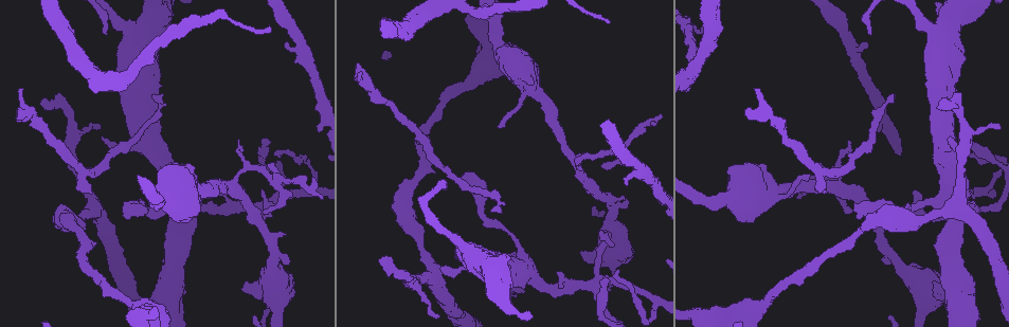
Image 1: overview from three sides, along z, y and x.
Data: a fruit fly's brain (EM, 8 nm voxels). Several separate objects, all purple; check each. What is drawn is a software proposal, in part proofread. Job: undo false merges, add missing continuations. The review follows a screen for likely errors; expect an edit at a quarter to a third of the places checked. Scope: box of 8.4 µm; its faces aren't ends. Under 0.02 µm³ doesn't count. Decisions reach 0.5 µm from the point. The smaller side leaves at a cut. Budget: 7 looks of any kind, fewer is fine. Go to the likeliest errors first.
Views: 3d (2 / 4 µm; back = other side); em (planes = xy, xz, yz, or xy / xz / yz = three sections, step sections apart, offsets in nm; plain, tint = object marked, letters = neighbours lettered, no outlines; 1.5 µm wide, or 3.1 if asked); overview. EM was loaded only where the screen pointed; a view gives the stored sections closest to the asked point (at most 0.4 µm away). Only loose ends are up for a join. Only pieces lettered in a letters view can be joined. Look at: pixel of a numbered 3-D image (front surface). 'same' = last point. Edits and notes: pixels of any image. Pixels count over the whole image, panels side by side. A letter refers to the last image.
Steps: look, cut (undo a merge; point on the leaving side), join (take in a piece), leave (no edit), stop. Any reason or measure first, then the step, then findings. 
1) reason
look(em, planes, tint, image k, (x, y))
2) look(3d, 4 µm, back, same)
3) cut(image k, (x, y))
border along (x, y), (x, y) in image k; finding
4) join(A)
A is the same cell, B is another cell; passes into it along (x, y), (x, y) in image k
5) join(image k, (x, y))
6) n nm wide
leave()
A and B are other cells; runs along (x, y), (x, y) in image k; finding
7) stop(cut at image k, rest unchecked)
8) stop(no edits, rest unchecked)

tapers out
look(3d, 4 µm, image 1, (22, 88))

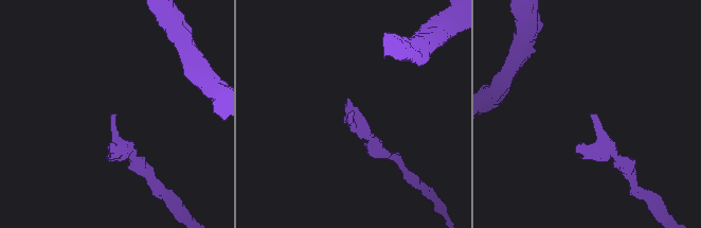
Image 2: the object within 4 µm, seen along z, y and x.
shape alone is not enough
look(em, xz, step 4, letters, image 2, (116, 113))

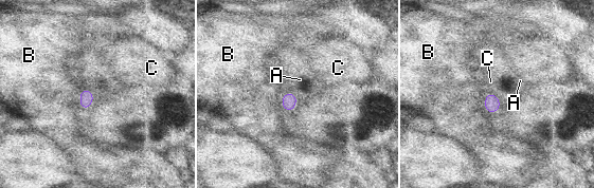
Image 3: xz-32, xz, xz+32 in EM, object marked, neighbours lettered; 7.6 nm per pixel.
leave()
A, B and C are other cells; border along (86, 88), (92, 94) in image 3; no lettered piece goes on from it

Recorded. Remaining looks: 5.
free end
look(3d, 4 µm, back, image 1, (608, 20))

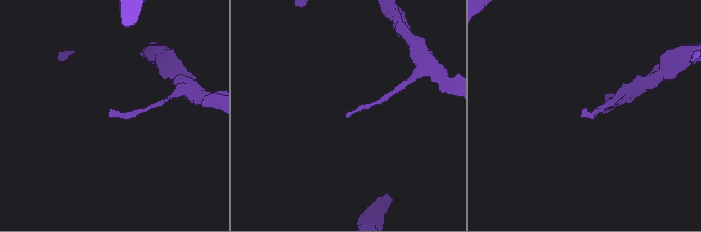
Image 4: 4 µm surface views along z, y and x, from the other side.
shape alone is not enough
look(em, yz, step 8, tint, image 4, (110, 112))

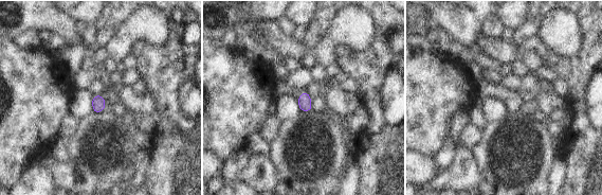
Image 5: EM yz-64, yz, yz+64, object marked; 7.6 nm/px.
cut it another way
look(em, planes, letters, same)

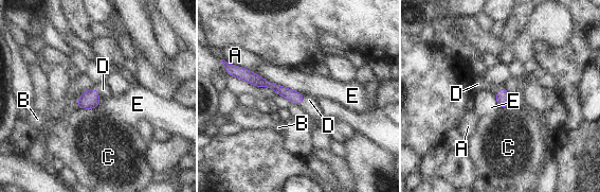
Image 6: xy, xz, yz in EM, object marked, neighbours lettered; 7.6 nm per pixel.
join(D)
D is the same cell, A, B, C and E are other cells; it goes on there

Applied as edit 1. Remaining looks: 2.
look(3d, 2 µm, back, image 1, (857, 216))

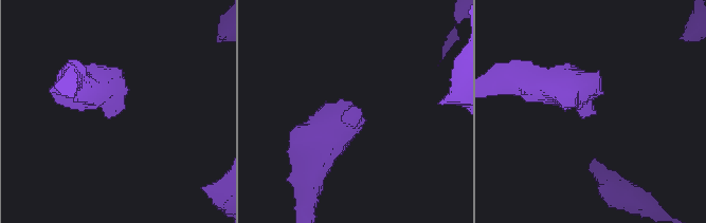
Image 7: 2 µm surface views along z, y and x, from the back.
look(em, planes, letters, image 7, (590, 115))

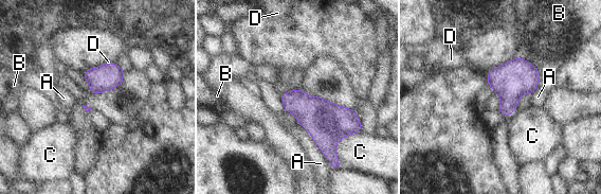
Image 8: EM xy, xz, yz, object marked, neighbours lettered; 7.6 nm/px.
join(D)
D is the same cell, A, B and C are other cells; passes into it along (511, 81), (488, 74), (458, 60) in image 8; it goes on there

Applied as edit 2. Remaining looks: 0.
stop(join at image 6, join at image 8, rest unchecked)

